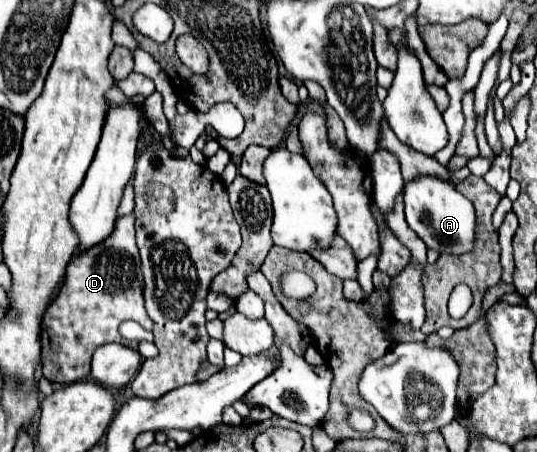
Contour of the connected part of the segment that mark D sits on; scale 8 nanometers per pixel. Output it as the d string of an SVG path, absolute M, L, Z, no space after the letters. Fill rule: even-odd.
M133 214L119 218L113 234L103 244L97 244L95 248L73 256L73 260L67 266L63 288L43 316L41 324L43 376L59 384L69 384L87 378L95 348L107 342L121 342L137 350L139 342L121 338L119 324L125 320L135 320L145 330L153 328L153 322L143 306L143 280L139 266L141 260L135 244ZM45 336L49 338L47 352L45 352Z

